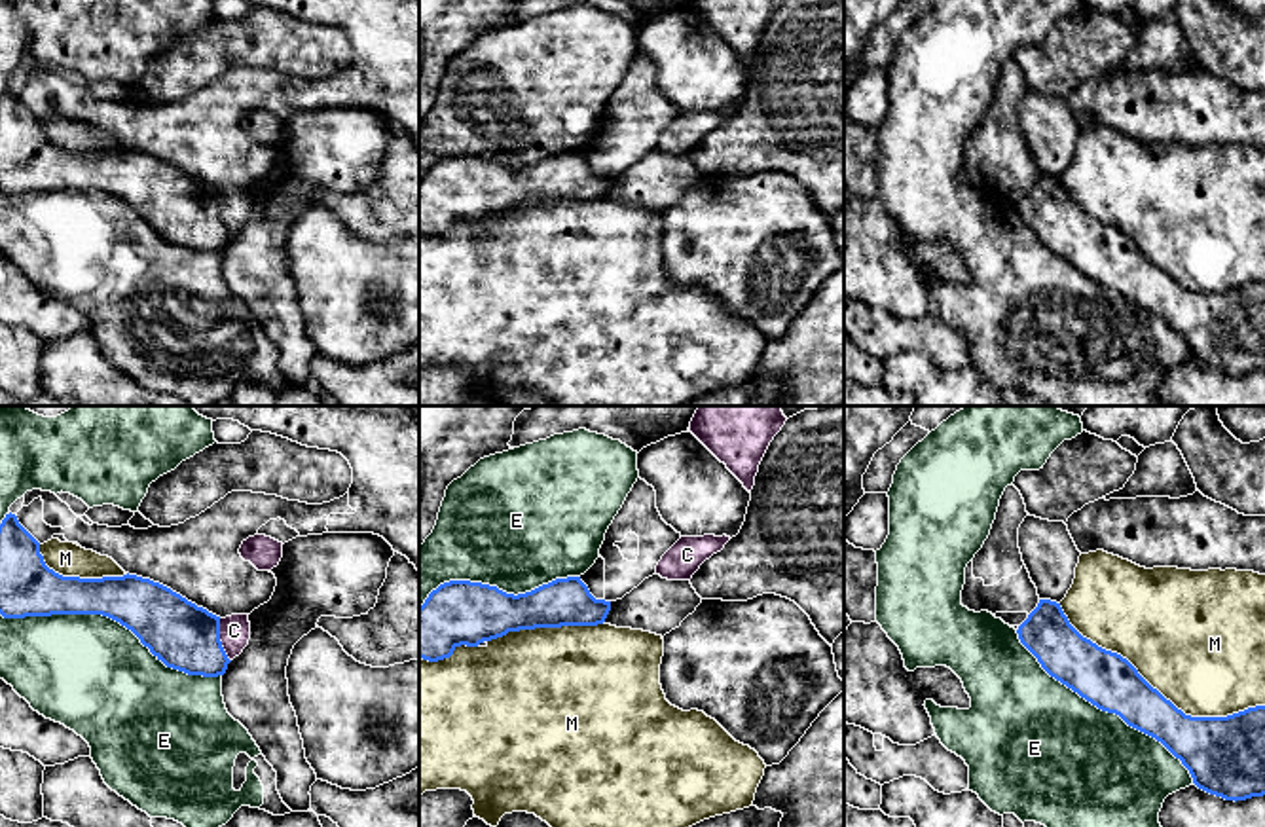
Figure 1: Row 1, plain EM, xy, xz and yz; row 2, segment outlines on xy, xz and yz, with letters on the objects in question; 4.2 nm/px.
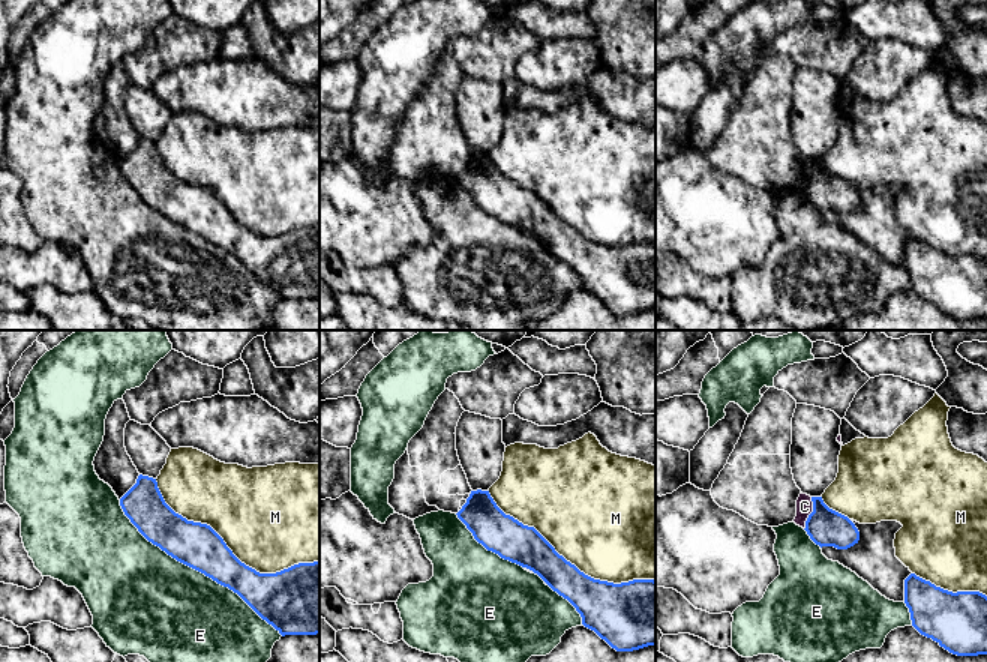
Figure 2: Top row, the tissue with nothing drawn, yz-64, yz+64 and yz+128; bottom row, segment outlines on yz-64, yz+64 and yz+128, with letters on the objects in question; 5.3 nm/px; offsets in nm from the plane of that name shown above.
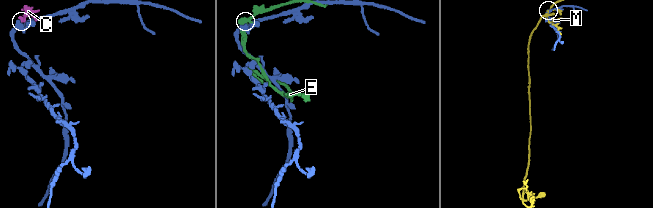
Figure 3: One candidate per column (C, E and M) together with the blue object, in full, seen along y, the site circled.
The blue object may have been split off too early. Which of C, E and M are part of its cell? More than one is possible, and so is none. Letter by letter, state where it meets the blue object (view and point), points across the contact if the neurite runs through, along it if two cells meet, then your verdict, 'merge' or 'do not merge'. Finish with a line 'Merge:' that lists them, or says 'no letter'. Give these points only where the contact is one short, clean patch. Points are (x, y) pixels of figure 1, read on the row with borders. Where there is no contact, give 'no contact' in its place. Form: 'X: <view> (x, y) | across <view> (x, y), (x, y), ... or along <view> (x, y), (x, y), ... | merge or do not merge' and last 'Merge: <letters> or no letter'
C: xy (219, 640) | along xy (219, 619), (219, 640), (230, 661) | do not merge
E: xy (110, 617) | do not merge
M: yz (1155, 689) | do not merge
Merge: no letter

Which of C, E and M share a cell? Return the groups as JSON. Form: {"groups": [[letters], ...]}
{"groups": [["C"], ["E"], ["M"]]}

